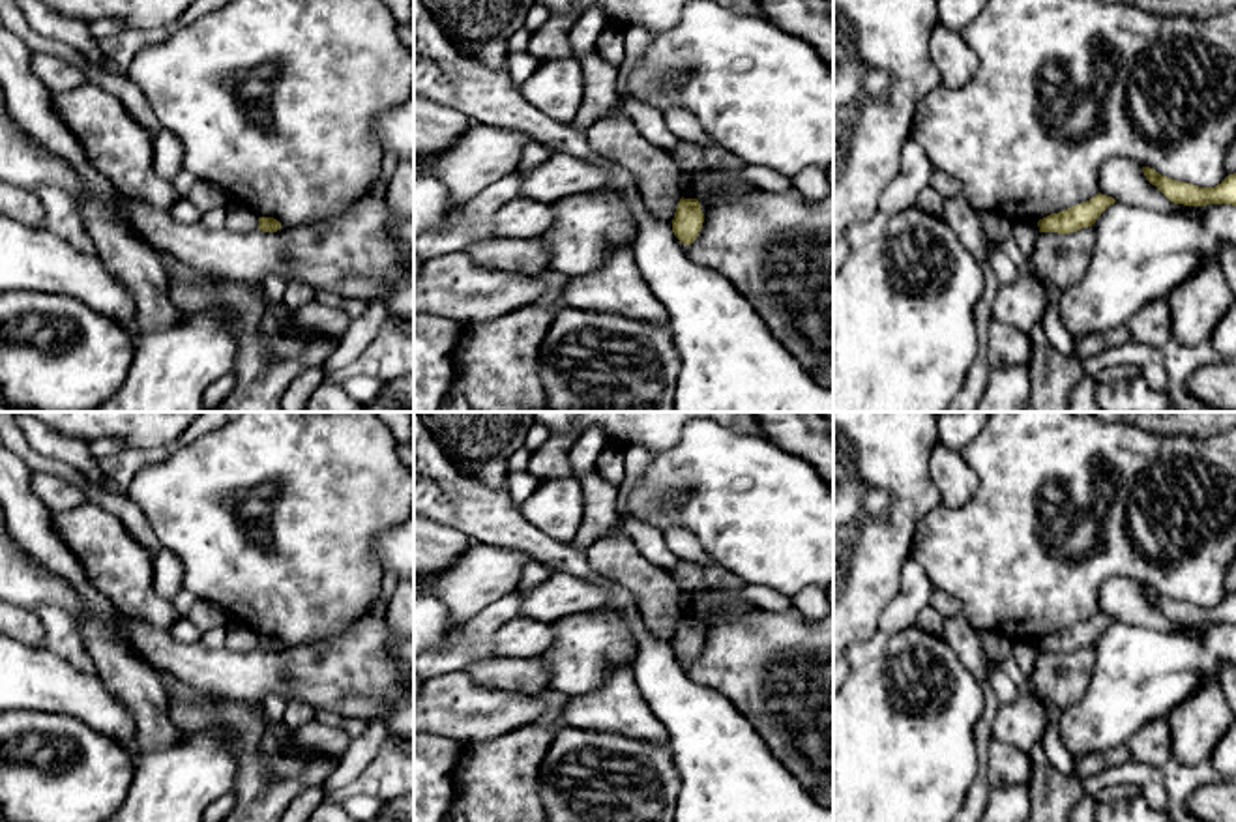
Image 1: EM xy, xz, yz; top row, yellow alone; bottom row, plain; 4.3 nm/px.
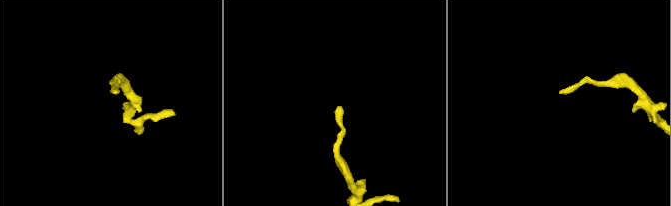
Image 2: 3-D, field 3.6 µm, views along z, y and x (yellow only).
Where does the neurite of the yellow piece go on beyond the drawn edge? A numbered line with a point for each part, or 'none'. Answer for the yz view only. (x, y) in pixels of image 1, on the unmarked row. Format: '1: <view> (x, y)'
none

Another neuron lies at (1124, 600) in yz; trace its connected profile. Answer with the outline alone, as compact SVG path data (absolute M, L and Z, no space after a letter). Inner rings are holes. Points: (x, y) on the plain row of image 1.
M1109 579L1101 586L1097 610L1112 616L1116 622L1144 625L1155 631L1174 631L1182 627L1182 624L1170 622L1152 605L1142 586L1129 579Z

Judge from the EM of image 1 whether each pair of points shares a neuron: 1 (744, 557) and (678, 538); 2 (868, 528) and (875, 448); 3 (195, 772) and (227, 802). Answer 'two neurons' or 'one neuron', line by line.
1: two neurons
2: one neuron
3: two neurons

